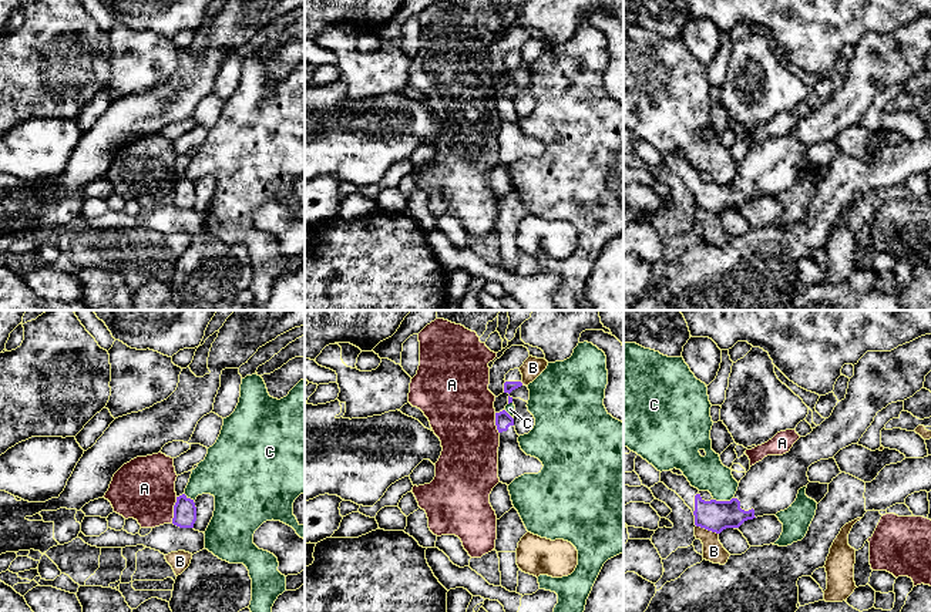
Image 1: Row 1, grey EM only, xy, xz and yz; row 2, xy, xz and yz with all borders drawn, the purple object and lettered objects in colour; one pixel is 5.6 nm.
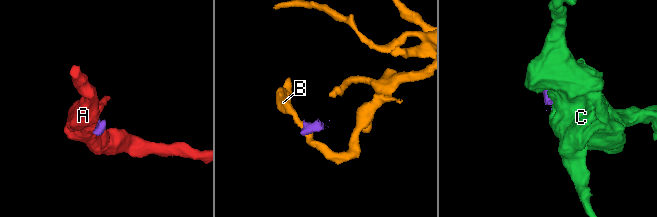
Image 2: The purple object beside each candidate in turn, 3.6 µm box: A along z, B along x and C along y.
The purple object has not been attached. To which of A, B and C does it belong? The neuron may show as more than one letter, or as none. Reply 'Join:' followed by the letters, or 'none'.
Join: none

